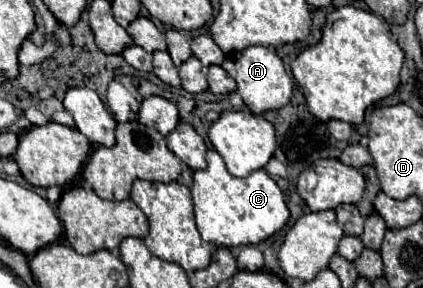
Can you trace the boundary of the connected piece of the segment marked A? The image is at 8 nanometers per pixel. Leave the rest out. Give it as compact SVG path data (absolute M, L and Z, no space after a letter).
M251 45L243 51L227 55L225 63L221 65L237 83L237 93L243 97L245 105L251 109L251 113L261 115L271 109L281 109L283 105L289 103L293 95L293 81L287 75L283 61L277 57L273 47L263 47L263 45Z

